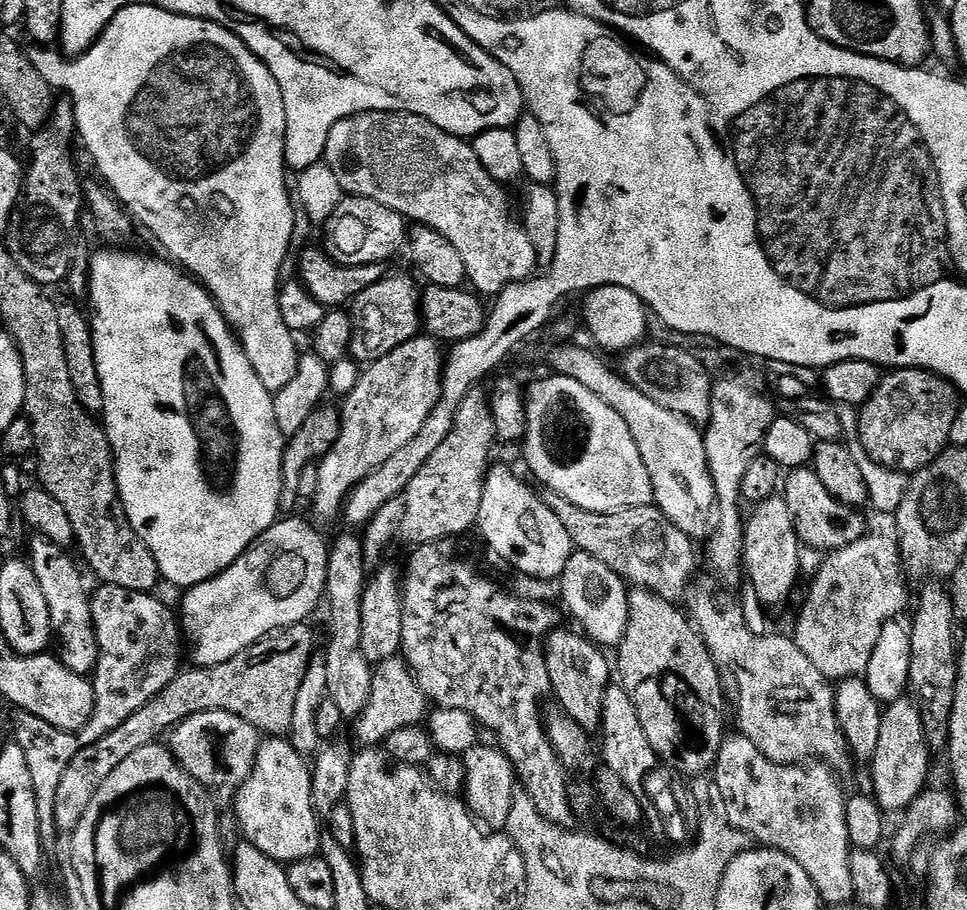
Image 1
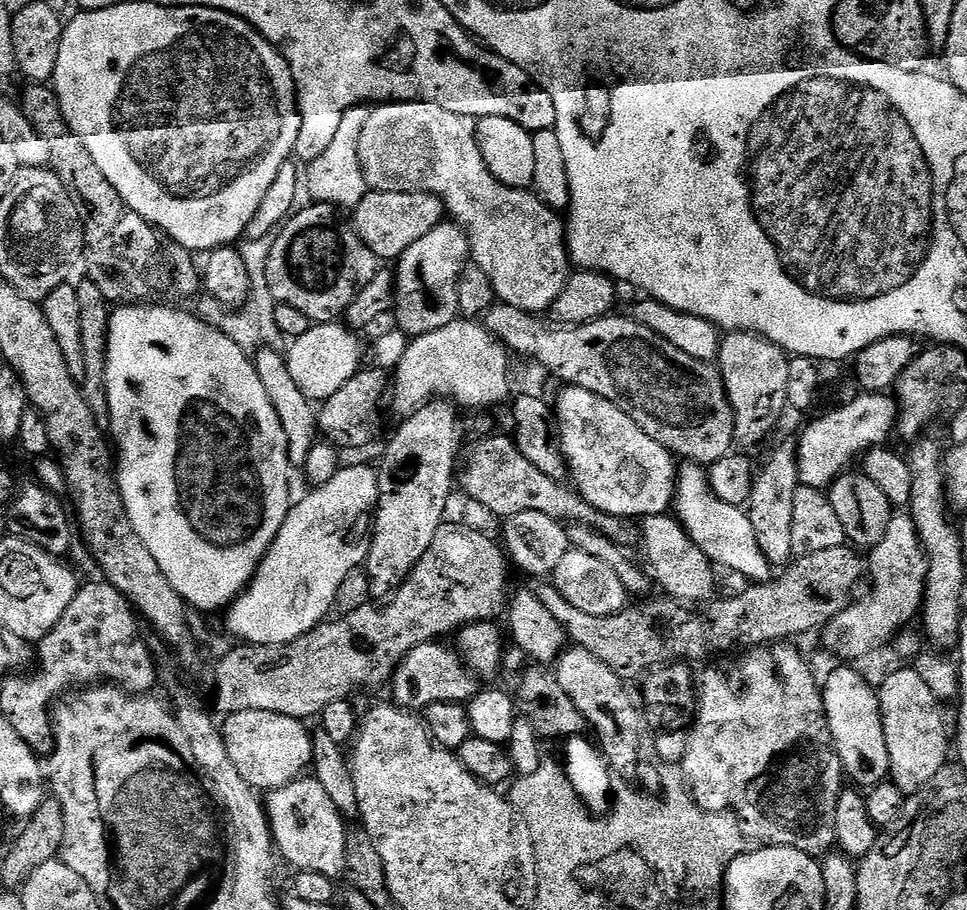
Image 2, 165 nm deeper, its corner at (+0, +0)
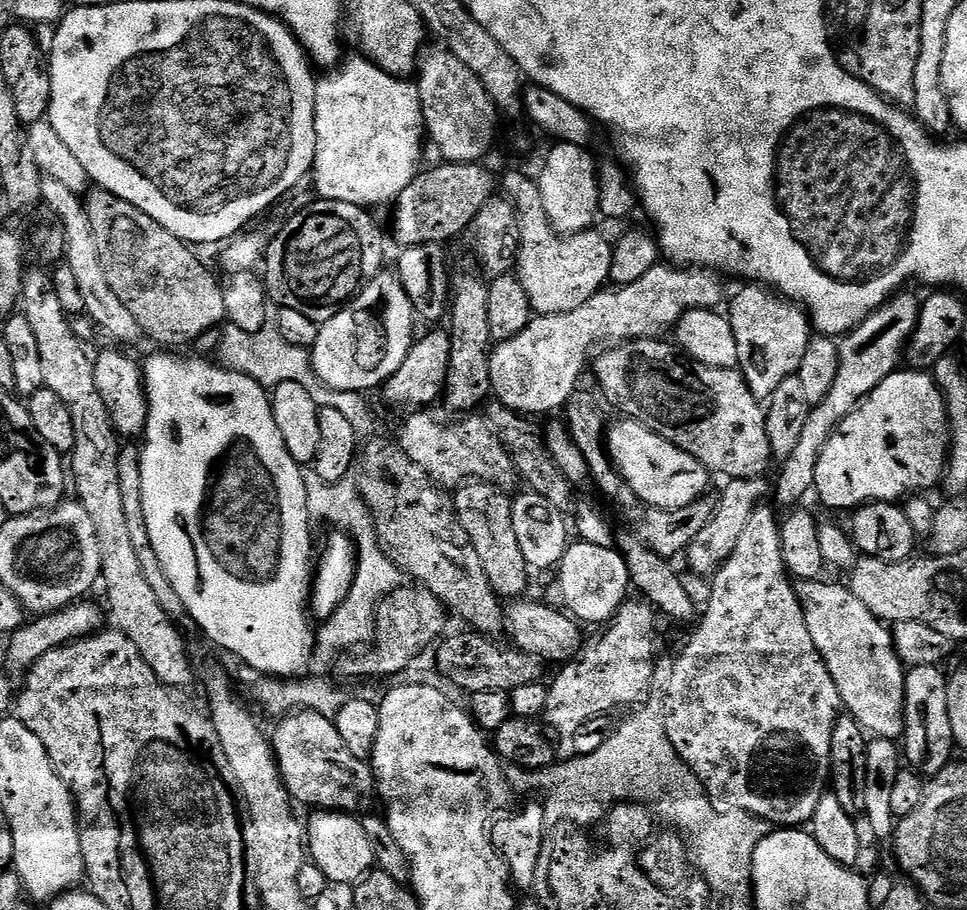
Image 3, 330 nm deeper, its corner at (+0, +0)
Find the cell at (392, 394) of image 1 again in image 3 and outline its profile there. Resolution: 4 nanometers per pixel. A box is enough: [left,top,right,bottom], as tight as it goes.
[491,262,724,414]

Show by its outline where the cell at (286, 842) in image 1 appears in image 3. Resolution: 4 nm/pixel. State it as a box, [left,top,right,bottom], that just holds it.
[306,810,376,886]

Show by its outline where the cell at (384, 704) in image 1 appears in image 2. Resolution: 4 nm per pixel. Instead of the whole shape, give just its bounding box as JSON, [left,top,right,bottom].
[390,642,478,710]

